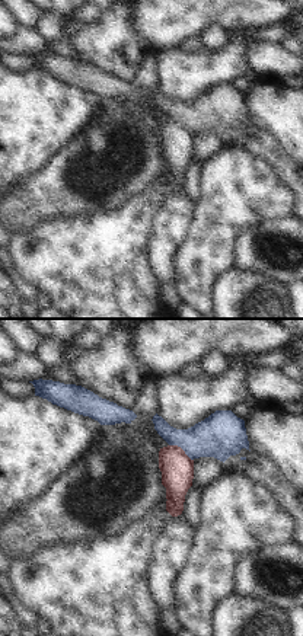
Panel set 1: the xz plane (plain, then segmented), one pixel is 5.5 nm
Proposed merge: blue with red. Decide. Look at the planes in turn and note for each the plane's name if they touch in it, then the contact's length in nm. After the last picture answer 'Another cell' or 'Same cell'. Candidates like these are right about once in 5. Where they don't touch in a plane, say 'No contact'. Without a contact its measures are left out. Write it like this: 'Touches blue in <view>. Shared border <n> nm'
Touches blue in xz. Shared border 160 nm

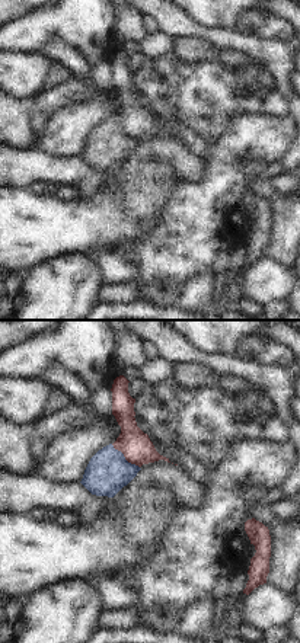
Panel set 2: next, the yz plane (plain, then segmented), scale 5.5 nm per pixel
Touches blue in yz. Shared border 200 nm

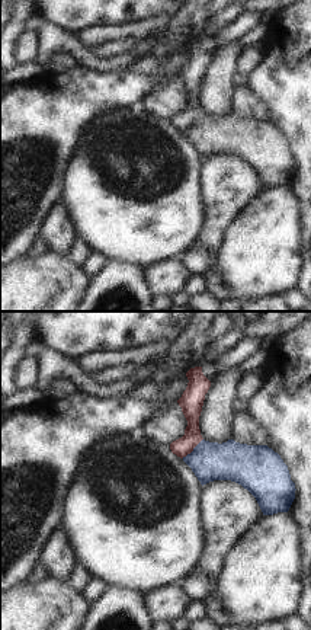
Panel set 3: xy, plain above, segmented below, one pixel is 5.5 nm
Touches blue in xy. Shared border 160 nm

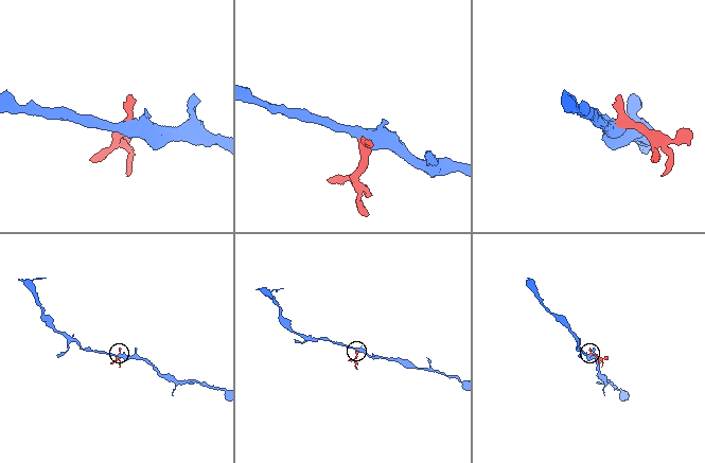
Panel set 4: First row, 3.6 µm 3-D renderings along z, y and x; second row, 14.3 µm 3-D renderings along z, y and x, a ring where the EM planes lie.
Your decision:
Another cell

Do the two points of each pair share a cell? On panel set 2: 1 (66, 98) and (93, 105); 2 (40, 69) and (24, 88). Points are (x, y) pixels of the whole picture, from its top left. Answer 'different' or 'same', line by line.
1: different
2: same

